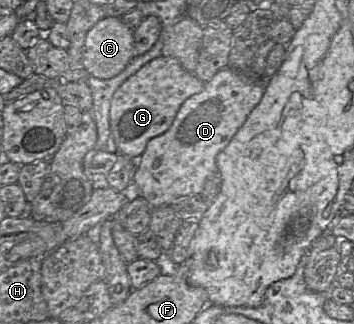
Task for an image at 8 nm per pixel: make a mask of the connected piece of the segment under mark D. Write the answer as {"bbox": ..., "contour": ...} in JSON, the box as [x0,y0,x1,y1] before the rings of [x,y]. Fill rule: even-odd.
{"bbox":[132,67,265,209],"contour":[[[226,67],[206,82],[200,93],[183,102],[169,129],[148,141],[135,168],[132,180],[139,187],[140,196],[147,200],[152,209],[203,191],[206,180],[218,175],[216,156],[243,125],[248,115],[261,101],[264,92],[265,79],[251,78]]]}

